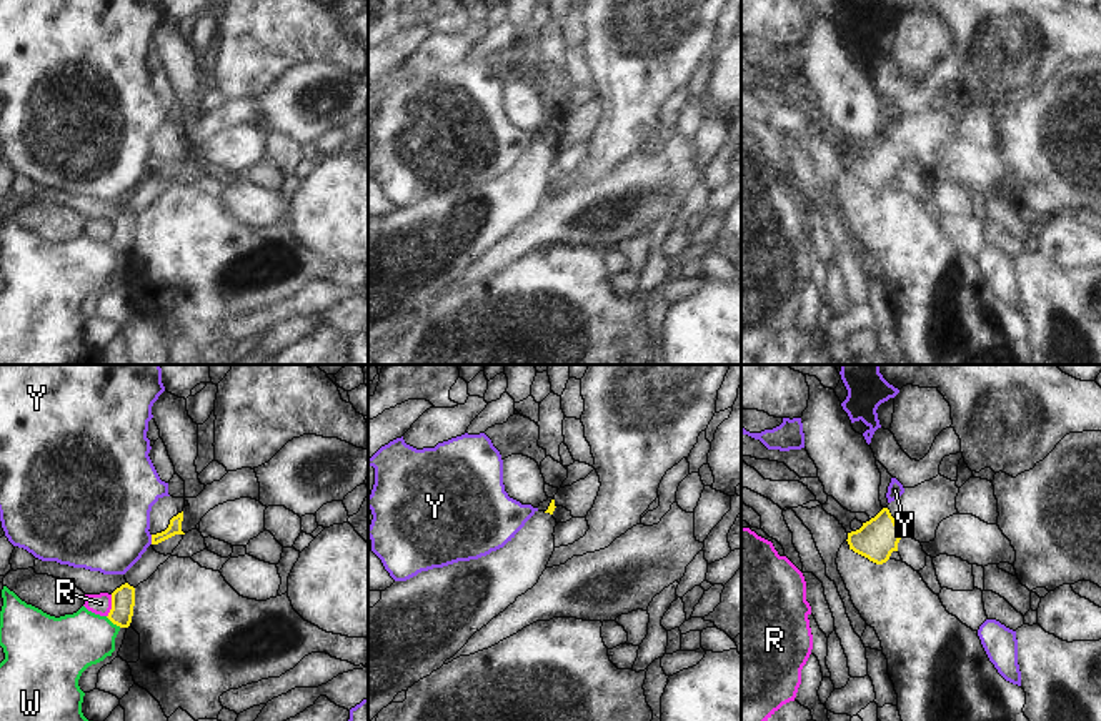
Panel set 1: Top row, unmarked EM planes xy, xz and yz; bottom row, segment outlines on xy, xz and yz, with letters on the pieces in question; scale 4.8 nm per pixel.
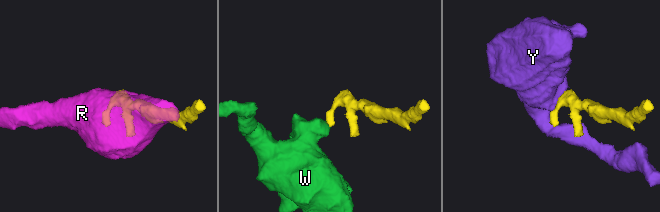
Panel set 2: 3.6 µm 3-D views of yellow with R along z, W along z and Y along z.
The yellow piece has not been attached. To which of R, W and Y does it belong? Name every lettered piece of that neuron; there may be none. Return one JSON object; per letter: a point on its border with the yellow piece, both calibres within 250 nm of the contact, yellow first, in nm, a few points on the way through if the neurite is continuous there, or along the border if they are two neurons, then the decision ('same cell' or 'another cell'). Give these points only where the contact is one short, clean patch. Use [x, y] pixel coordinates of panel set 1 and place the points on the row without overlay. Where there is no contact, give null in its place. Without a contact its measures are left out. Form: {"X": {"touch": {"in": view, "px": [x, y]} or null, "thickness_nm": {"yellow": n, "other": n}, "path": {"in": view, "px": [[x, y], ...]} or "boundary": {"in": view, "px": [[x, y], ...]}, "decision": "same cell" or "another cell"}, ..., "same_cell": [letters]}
{"R": {"touch": {"in": "xy", "px": [112, 233]}, "thickness_nm": {"yellow": 110, "other": 100}, "boundary": {"in": "xy", "px": [[112, 222], [112, 235], [107, 243]]}, "decision": "another cell"}, "W": {"touch": {"in": "xy", "px": [114, 250]}, "thickness_nm": {"yellow": 110, "other": 280}, "boundary": {"in": "xy", "px": [[105, 243], [120, 253]]}, "decision": "another cell"}, "Y": {"touch": {"in": "xy", "px": [152, 167]}, "thickness_nm": {"yellow": 70, "other": 440}, "boundary": {"in": "xy", "px": [[150, 162], [152, 170]]}, "decision": "another cell"}, "same_cell": []}

